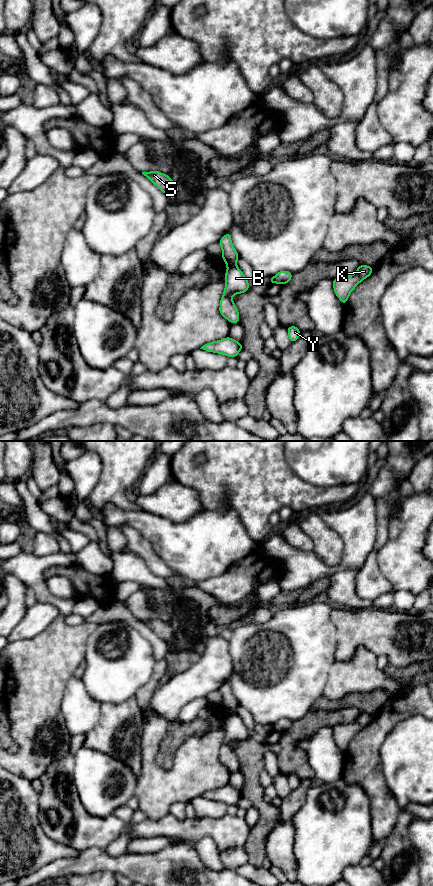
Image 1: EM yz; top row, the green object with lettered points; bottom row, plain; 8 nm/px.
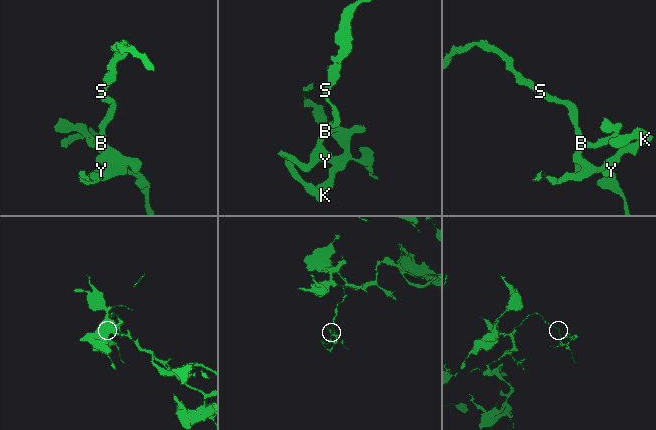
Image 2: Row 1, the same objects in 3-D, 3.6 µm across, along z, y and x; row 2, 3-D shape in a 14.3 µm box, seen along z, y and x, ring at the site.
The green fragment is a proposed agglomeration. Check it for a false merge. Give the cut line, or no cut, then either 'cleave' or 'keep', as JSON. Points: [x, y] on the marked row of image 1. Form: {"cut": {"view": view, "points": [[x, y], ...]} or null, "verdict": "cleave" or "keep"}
{"cut": {"view": "yz", "points": [[235, 265], [228, 267]]}, "verdict": "cleave"}

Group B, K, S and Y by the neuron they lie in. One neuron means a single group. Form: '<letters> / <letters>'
B K Y / S

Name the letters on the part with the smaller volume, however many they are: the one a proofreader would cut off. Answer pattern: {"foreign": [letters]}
{"foreign": ["B", "K", "Y"]}

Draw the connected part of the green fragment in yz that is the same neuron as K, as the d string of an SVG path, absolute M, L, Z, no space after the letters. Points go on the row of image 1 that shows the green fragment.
M359 265L353 275L340 276L333 279L333 288L336 296L345 305L350 293L365 278L369 277L373 272L373 268L368 265Z

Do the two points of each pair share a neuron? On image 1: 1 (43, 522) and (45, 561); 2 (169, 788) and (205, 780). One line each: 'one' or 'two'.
1: two
2: one

